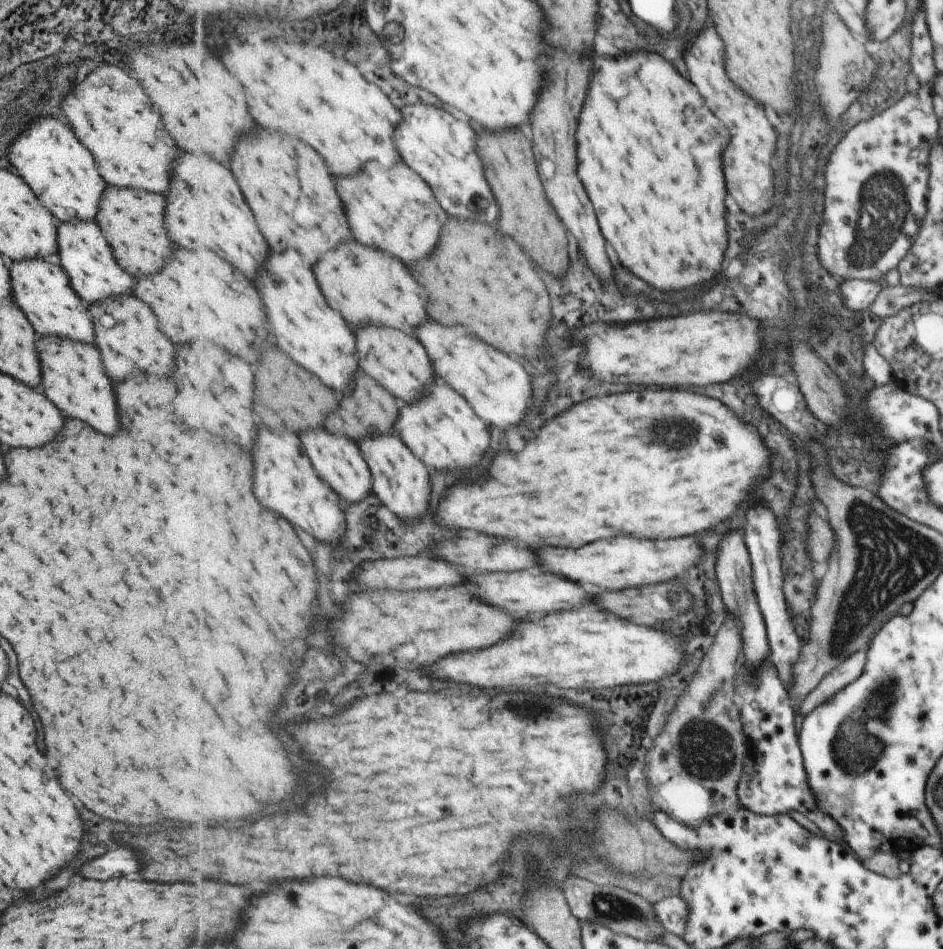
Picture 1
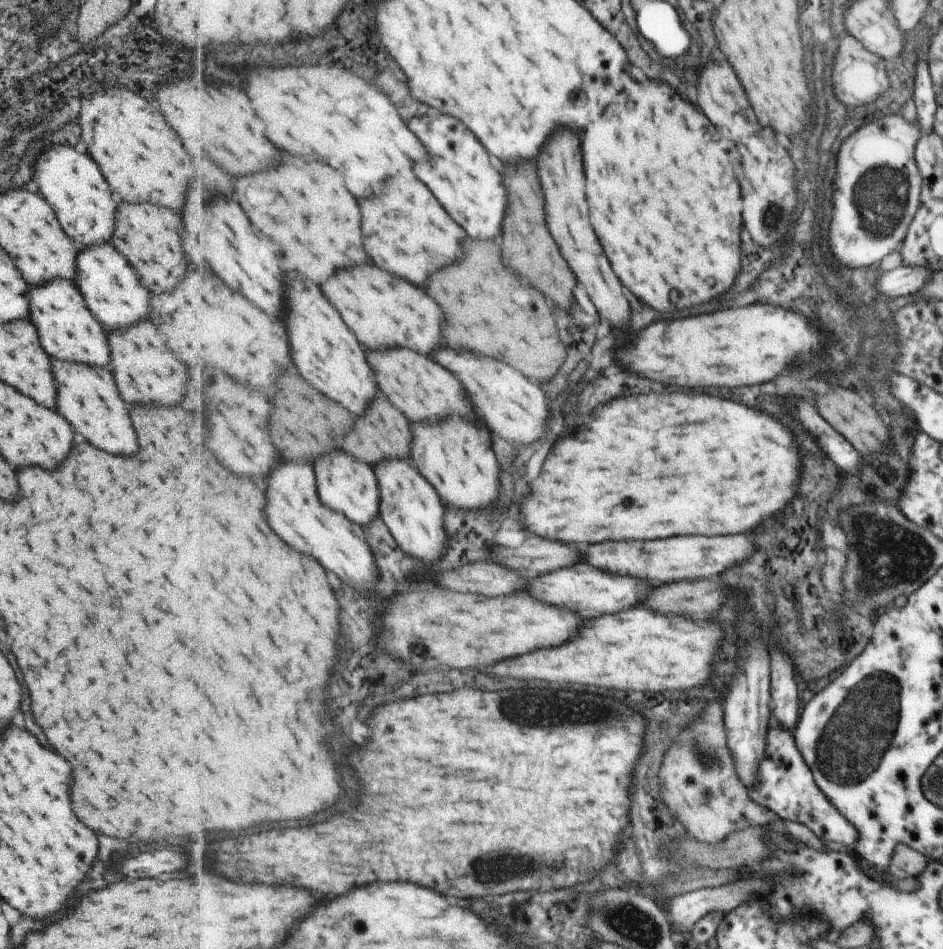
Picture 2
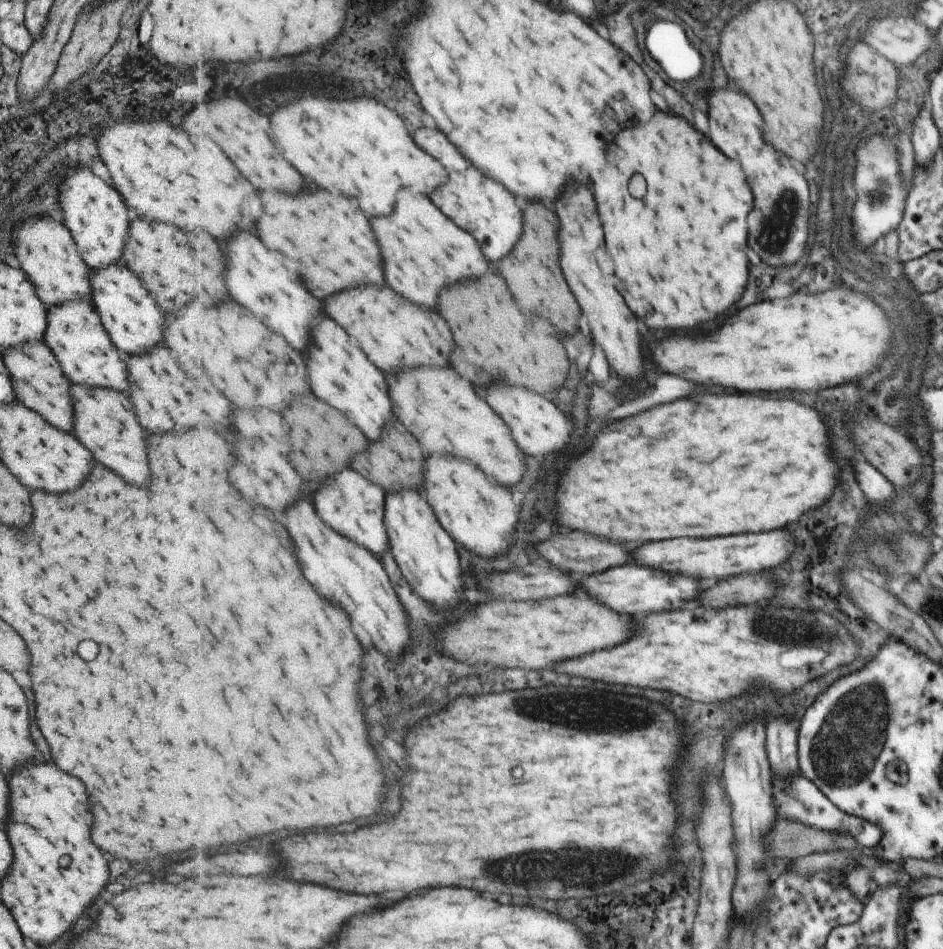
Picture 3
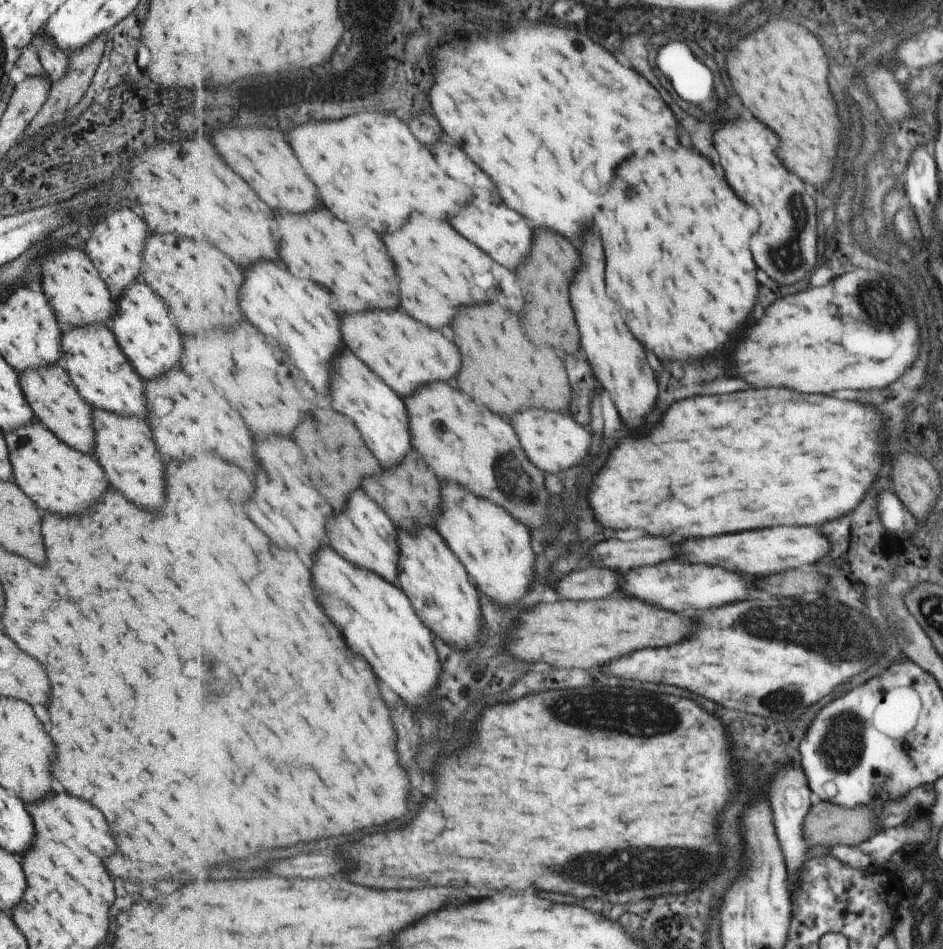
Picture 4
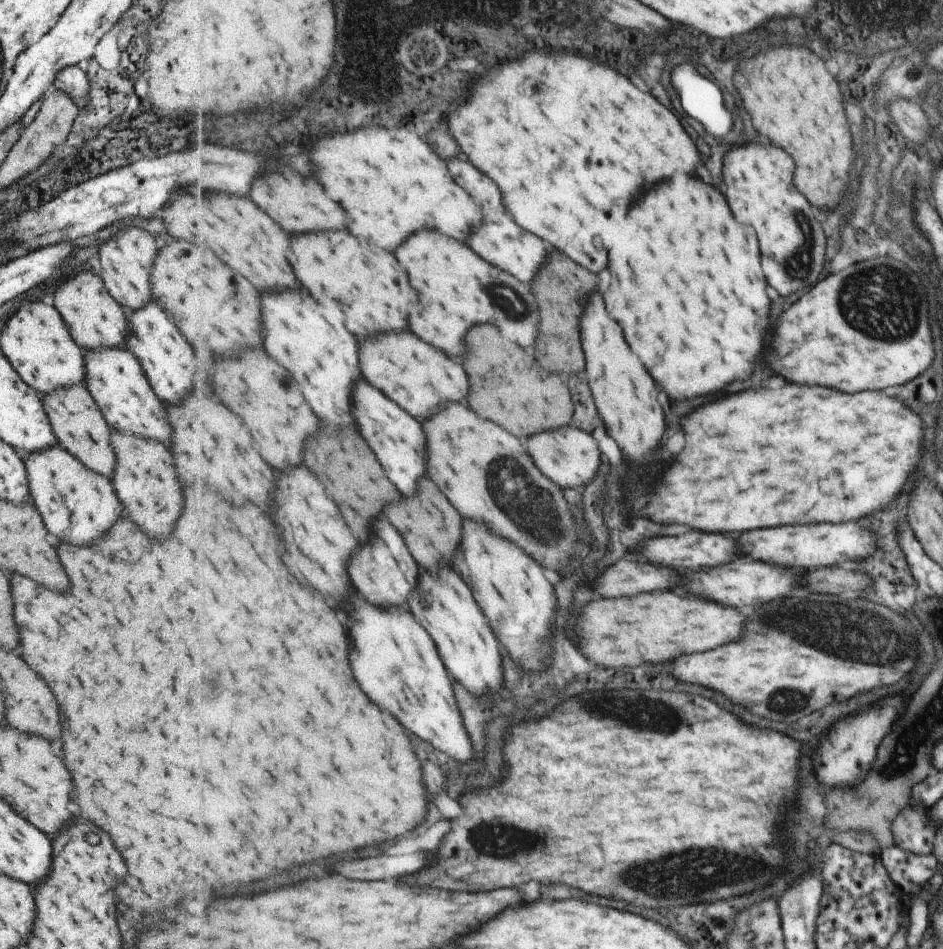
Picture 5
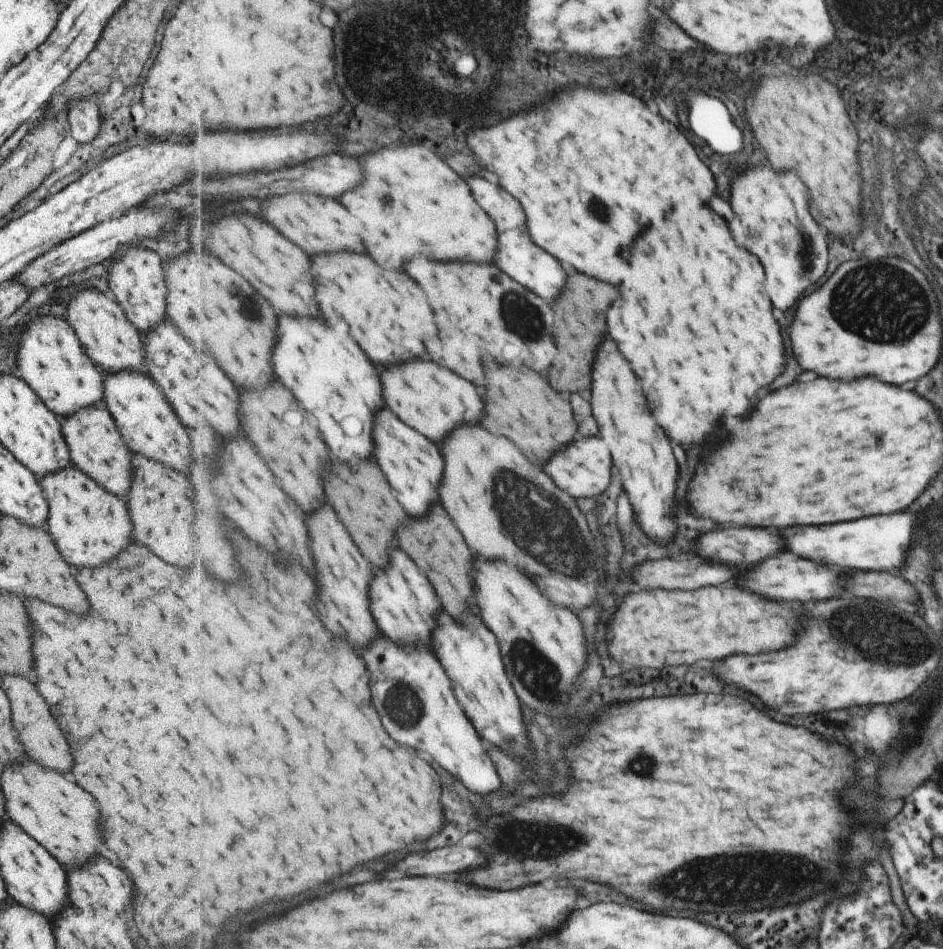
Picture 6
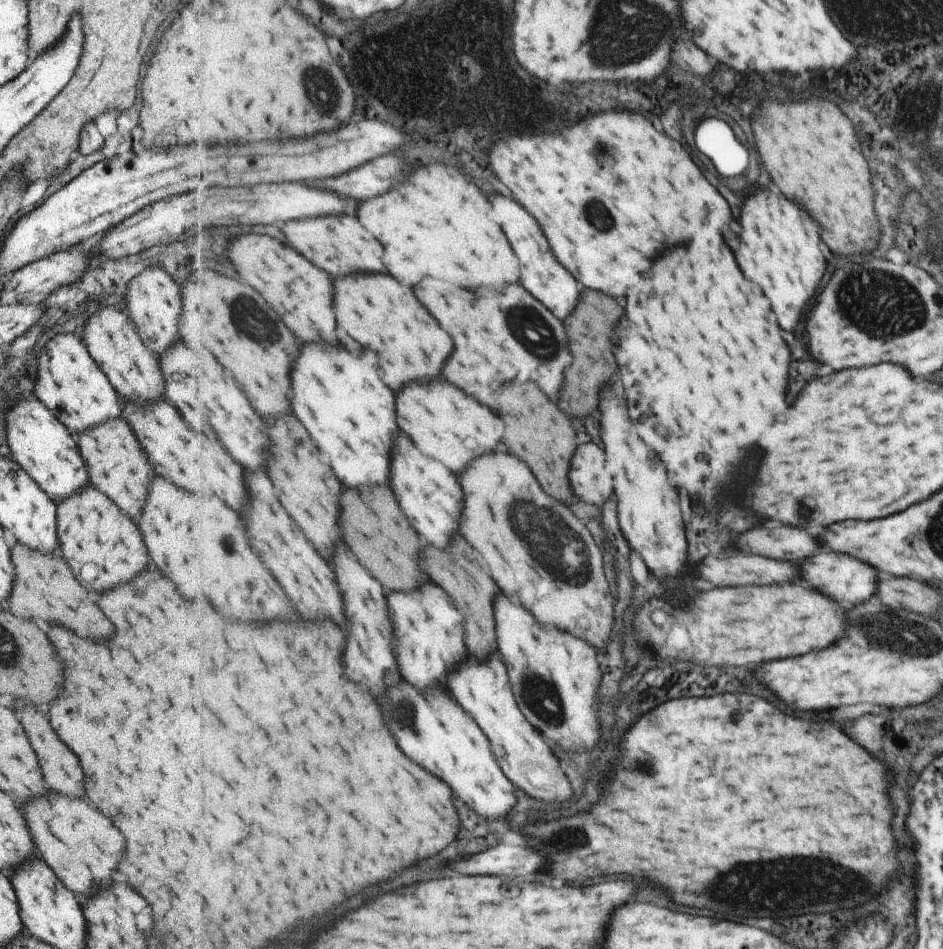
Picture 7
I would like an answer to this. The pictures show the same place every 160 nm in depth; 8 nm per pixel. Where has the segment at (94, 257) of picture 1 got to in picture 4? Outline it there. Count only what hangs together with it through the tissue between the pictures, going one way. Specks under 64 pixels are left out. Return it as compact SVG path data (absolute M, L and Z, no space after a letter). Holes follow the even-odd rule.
M138 280L129 284L126 290L115 294L113 297L115 310L114 313L111 313L108 328L113 333L121 352L135 368L137 375L142 380L151 380L177 364L179 354L181 354L181 346L179 346L179 332L169 322L165 306L143 284Z

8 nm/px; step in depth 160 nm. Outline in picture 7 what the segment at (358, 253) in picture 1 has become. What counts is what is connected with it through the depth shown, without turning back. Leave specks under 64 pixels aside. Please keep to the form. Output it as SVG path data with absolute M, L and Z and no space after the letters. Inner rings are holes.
M447 380L415 382L413 388L407 386L407 392L399 392L399 424L403 424L403 430L413 436L415 444L427 456L441 460L457 474L479 456L503 448L507 424L499 418L499 412L493 412L495 410L483 406Z

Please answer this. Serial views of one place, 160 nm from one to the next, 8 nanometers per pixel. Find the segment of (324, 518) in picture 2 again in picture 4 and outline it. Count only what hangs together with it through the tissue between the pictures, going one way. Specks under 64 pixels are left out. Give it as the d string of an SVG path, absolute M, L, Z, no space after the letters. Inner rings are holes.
M331 545L315 554L313 576L319 604L343 628L347 644L367 658L381 680L401 696L404 705L431 708L431 692L441 676L441 662L431 630L417 616L407 594L375 572L367 572L335 552Z

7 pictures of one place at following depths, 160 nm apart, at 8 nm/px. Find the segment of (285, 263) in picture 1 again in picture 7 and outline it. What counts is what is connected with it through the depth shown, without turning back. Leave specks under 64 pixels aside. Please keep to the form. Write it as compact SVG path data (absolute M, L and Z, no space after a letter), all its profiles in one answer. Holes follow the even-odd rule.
M399 436L399 444L395 444L395 484L393 490L397 494L399 504L403 504L403 512L407 512L411 524L435 546L447 546L453 538L453 532L459 528L459 516L463 510L463 488L455 474L443 466L439 460L425 456L409 436Z

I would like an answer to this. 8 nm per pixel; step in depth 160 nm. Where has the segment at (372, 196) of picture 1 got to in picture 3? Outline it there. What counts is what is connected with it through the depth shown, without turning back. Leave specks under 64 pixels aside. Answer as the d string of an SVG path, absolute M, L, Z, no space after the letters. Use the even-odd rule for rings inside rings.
M409 190L399 192L395 212L389 218L375 216L371 224L379 236L379 244L383 244L389 286L419 306L433 308L447 284L481 276L487 270L487 260L477 240L447 218L429 196L413 196Z

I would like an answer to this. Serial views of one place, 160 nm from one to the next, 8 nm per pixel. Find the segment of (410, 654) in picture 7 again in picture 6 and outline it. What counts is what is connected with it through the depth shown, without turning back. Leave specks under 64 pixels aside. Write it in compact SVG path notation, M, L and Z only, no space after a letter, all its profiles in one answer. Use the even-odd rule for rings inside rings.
M393 548L391 562L375 574L375 584L371 584L371 610L379 620L379 628L399 644L431 642L431 632L437 626L435 614L443 610L438 594L433 590L427 576L419 566L407 556L407 552Z

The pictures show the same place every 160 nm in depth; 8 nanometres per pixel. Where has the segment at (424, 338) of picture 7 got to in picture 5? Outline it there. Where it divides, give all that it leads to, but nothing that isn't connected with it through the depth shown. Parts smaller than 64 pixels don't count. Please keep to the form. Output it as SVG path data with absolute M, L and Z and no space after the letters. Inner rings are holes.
M343 230L343 232L311 232L311 234L303 234L303 236L295 236L295 240L291 240L291 264L295 264L295 274L299 276L299 280L303 280L309 294L313 294L313 298L317 298L317 302L322 304L327 299L333 299L343 304L343 310L349 316L347 328L351 328L351 332L357 332L359 338L377 334L377 332L391 332L393 330L405 330L409 328L409 304L415 298L415 290L409 282L409 276L405 272L405 268L399 264L399 260L387 252L387 250L371 250L369 246L363 246L351 232Z

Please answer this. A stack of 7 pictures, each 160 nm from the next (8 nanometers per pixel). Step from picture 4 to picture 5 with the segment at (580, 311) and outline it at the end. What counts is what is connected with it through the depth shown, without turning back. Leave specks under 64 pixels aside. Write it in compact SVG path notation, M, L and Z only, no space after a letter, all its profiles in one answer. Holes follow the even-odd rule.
M601 292L591 296L587 312L583 312L581 338L584 352L587 352L589 384L611 436L619 442L623 454L627 454L633 462L653 462L659 440L665 434L665 414L659 404L657 386L641 358L627 344L621 324L607 314Z

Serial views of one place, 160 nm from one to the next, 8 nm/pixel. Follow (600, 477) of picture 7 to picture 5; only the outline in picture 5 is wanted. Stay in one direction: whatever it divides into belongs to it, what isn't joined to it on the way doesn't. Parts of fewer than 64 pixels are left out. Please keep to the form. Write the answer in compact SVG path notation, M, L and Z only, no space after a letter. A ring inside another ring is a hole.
M573 423L562 426L555 431L541 431L537 435L531 436L527 440L531 456L535 456L535 464L539 464L539 470L543 471L555 484L563 488L575 488L581 484L589 486L593 476L597 474L601 466L601 450L599 450L598 440L593 438L593 434L580 429Z

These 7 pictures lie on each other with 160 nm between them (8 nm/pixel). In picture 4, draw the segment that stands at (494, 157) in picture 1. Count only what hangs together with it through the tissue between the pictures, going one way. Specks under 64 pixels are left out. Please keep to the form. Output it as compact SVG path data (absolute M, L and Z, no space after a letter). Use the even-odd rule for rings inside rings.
M537 230L535 232L535 252L526 264L517 269L517 277L523 289L527 288L527 312L531 312L531 340L535 344L547 344L557 348L559 352L572 355L581 352L581 332L577 326L574 304L570 300L569 286L574 282L573 274L581 264L581 256L577 248L561 234L553 230Z

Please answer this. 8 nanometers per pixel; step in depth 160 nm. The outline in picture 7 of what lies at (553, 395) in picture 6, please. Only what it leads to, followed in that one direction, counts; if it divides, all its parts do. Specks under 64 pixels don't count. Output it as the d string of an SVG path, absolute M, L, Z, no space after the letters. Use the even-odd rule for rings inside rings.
M535 382L511 384L511 388L499 396L499 412L507 416L507 448L531 466L551 496L571 504L577 500L570 485L570 466L577 450L577 432L571 426L569 416Z

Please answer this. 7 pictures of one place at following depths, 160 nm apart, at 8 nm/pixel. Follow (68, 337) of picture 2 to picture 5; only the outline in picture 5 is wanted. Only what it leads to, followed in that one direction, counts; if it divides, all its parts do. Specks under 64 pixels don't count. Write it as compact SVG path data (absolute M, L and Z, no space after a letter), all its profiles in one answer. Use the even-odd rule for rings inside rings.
M99 347L83 350L83 385L93 397L99 412L106 423L122 433L143 438L155 438L161 444L169 440L171 428L165 420L161 402L155 398L152 388L138 363L138 360L125 347Z

